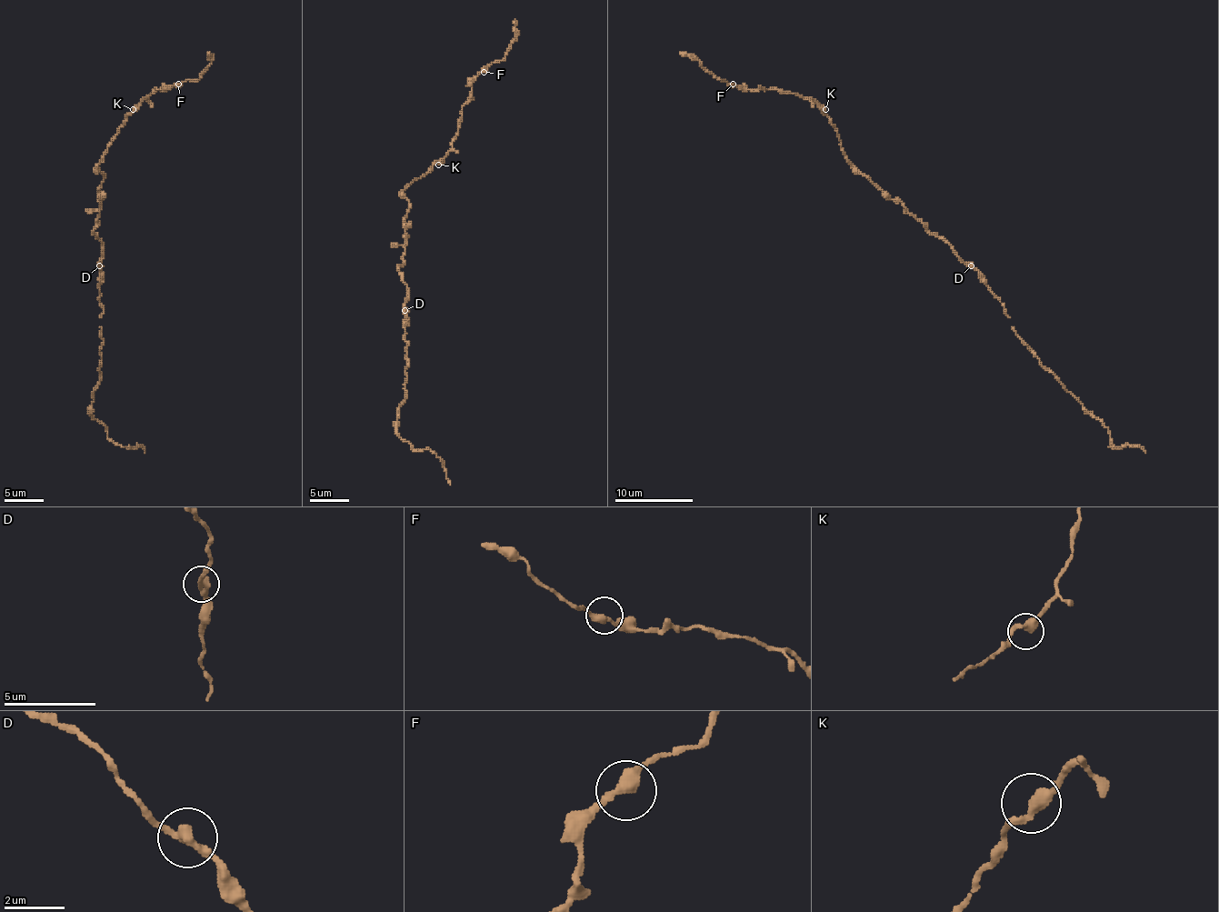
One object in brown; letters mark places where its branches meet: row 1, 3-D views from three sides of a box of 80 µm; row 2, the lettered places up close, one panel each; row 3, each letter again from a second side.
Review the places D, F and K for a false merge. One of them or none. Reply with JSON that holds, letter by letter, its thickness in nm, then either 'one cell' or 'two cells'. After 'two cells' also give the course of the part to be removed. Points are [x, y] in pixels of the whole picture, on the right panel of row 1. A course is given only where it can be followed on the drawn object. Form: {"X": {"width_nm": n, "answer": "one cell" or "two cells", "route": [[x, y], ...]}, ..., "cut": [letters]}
{"D": {"width_nm": 340, "answer": "one cell"}, "F": {"width_nm": 360, "answer": "one cell"}, "K": {"width_nm": 360, "answer": "one cell"}, "cut": []}

